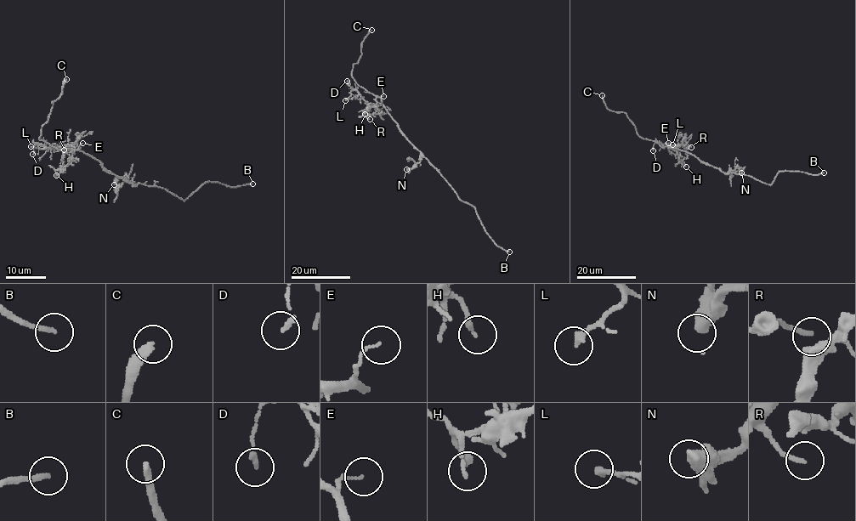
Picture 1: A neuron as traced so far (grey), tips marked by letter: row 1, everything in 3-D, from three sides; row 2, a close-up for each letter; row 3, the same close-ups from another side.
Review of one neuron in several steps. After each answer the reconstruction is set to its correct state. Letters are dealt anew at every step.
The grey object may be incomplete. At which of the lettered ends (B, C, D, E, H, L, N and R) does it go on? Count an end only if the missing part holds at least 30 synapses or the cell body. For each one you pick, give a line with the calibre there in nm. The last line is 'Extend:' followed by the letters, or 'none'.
B: 200 nm
C: 320 nm
Extend: B, C

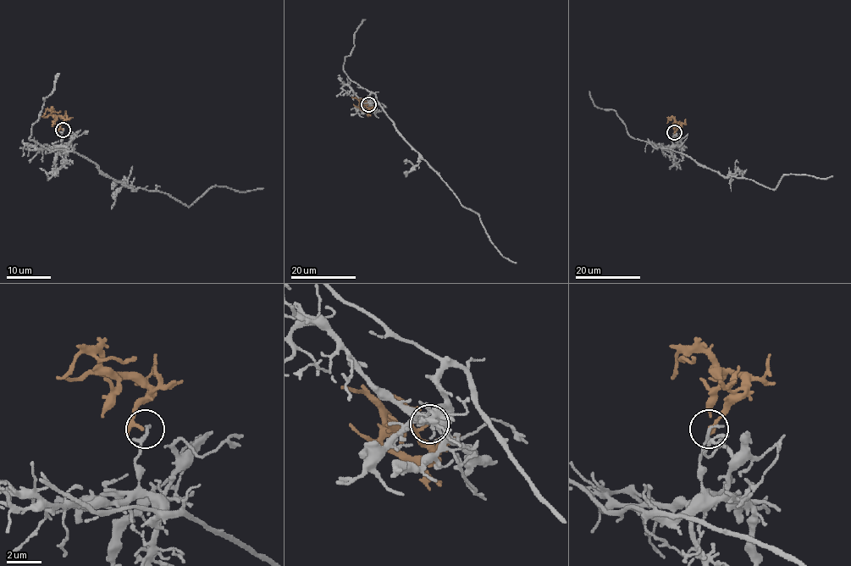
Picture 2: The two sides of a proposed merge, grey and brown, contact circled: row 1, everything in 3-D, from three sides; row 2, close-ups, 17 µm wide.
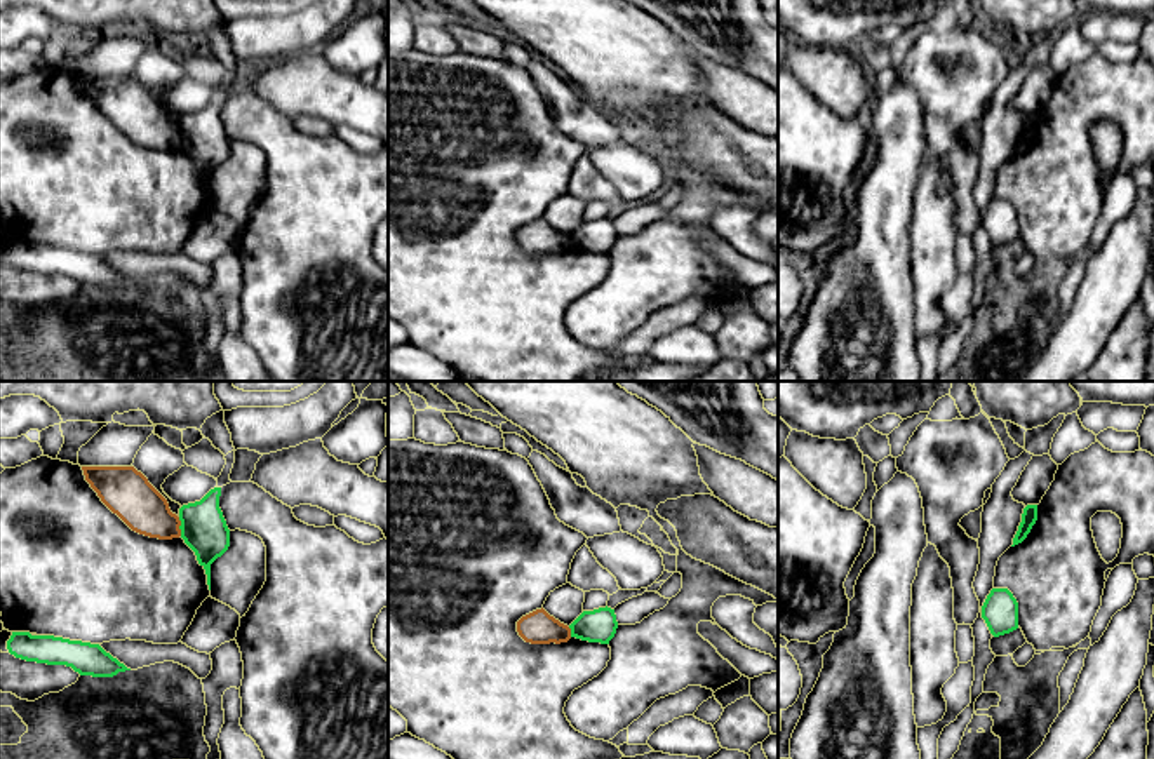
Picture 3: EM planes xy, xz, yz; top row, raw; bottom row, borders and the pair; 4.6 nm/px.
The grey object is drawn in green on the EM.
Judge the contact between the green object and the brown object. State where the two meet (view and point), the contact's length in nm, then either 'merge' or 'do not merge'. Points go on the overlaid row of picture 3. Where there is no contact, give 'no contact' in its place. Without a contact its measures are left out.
xy (180, 526) | 90 nm | do not merge

